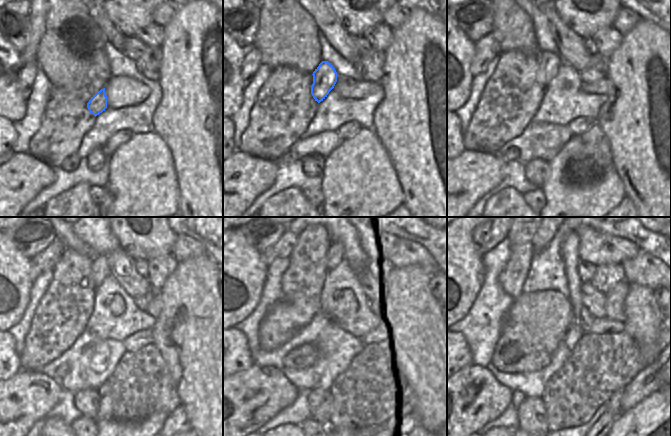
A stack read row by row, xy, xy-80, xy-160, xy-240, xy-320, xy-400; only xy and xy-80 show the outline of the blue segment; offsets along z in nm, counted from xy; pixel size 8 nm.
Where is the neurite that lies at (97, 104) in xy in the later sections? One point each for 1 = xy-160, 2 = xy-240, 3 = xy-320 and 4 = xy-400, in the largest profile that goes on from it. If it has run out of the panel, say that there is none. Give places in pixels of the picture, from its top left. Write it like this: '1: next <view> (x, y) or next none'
1: next xy-160 (549, 63)
2: next xy-240 (101, 270)
3: next xy-320 (334, 253)
4: next xy-400 (542, 237)

